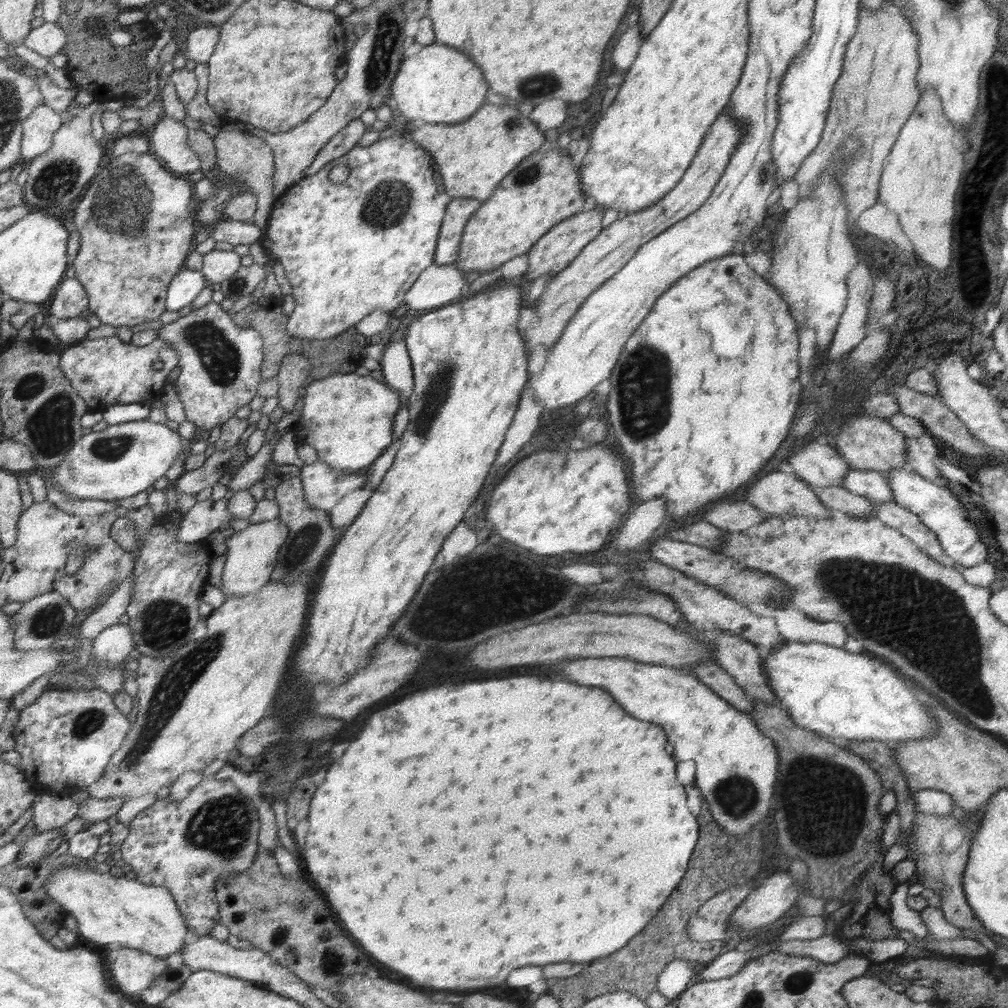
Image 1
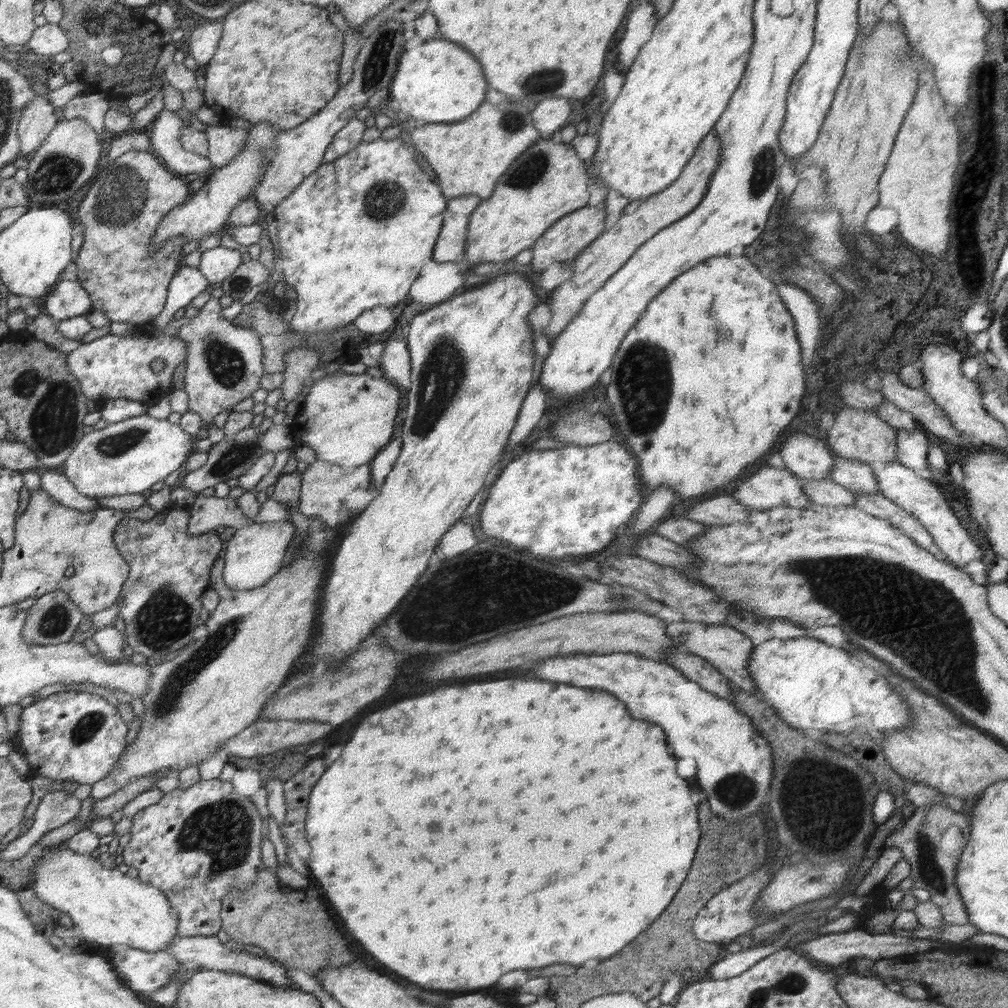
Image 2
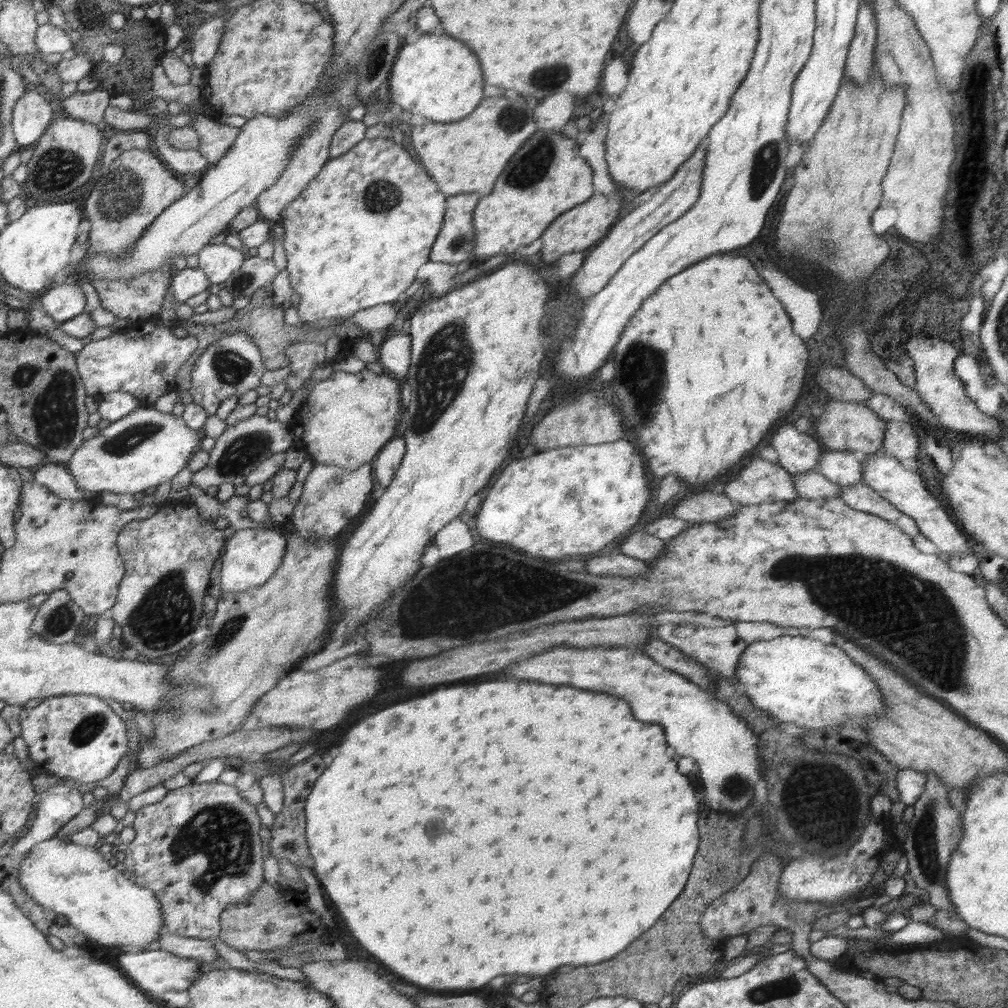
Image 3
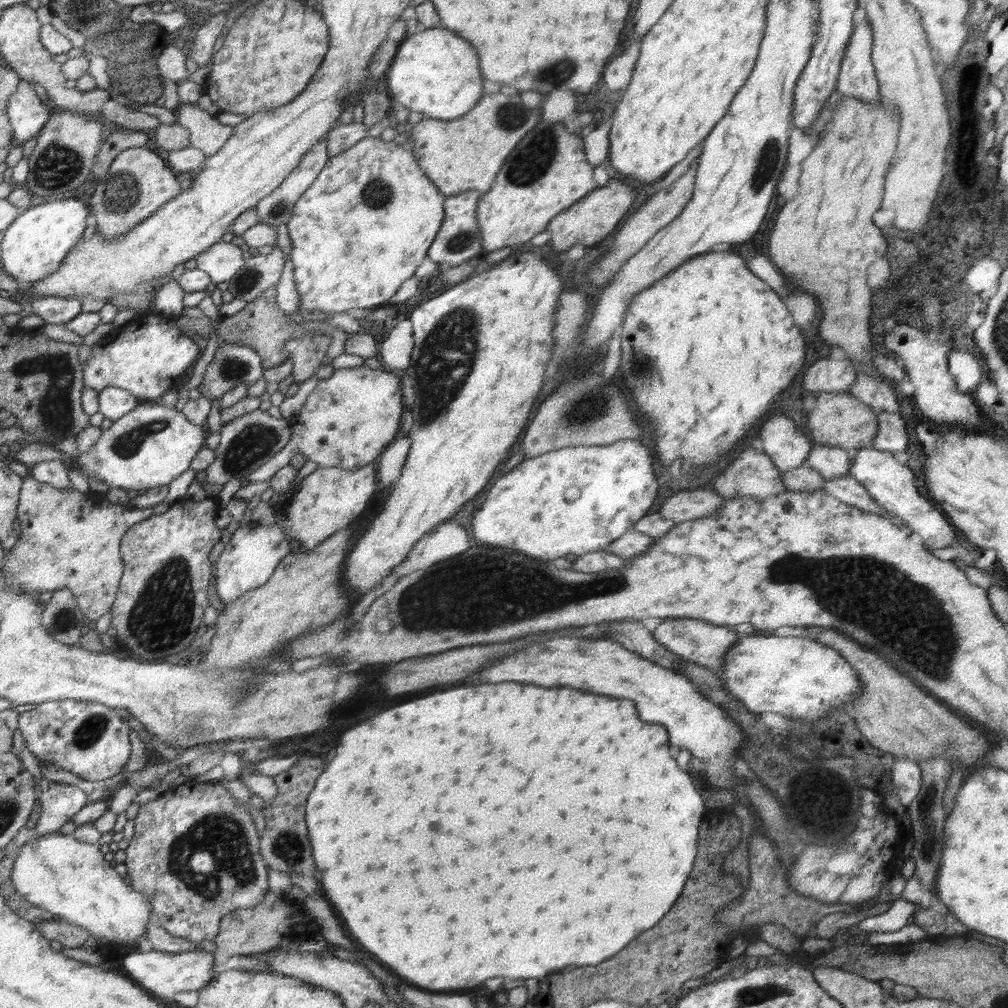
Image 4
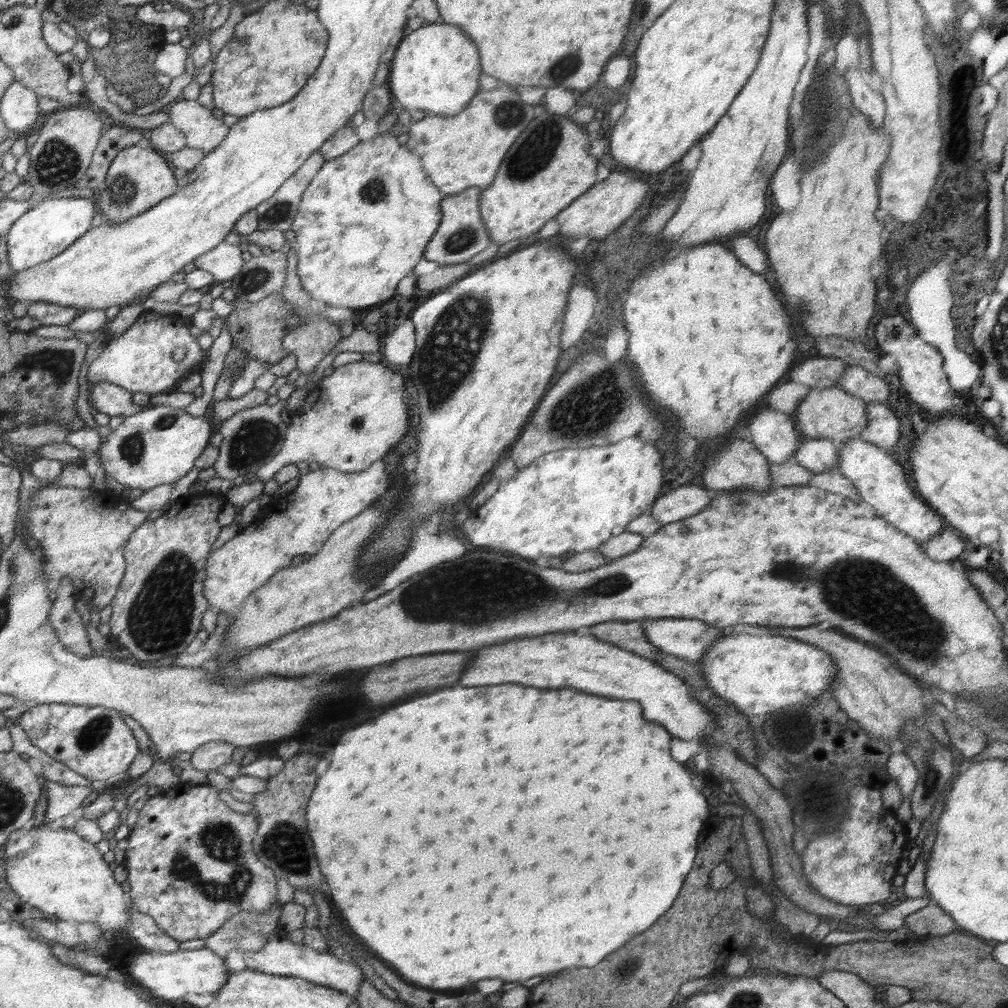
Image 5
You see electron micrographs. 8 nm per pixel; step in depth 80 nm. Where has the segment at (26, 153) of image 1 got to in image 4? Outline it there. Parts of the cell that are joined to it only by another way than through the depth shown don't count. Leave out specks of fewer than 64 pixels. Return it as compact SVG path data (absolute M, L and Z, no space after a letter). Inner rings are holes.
M19 82L18 89L7 102L6 117L14 132L15 143L38 136L47 125L55 110L42 103L30 83Z

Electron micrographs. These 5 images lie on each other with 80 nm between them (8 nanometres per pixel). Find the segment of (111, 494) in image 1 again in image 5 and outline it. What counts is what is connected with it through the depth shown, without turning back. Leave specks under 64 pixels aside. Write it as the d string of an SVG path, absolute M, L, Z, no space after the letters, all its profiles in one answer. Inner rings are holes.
M152 405L124 421L95 452L106 476L122 486L142 488L142 491L155 489L164 484L176 484L182 476L186 476L194 466L194 462L203 455L212 436L212 426L204 417L188 414L186 409L174 406Z

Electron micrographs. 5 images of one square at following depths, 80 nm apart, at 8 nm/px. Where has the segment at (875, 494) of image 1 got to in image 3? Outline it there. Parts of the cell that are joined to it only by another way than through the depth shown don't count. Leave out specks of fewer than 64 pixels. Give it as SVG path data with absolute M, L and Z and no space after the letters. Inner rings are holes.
M826 448L823 452L818 462L818 473L839 486L864 484L861 475L864 470L864 459L867 457L864 453L830 451Z

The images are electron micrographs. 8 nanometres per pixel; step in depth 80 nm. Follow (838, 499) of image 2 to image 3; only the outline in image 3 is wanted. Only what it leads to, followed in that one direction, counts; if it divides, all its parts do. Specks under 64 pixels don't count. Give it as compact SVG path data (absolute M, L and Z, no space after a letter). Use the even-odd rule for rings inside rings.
M817 471L792 473L791 477L794 491L802 498L839 498L841 486L826 479Z

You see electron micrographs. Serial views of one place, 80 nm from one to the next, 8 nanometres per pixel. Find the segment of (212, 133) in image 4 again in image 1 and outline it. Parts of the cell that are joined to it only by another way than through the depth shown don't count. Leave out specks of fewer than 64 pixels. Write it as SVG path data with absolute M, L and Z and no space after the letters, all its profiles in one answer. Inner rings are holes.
M221 130L213 136L215 151L218 154L218 168L234 177L243 188L252 191L257 198L257 209L253 214L252 222L258 228L267 229L271 210L274 208L272 174L274 172L274 155L270 146L266 145L264 139L250 136L246 131Z

